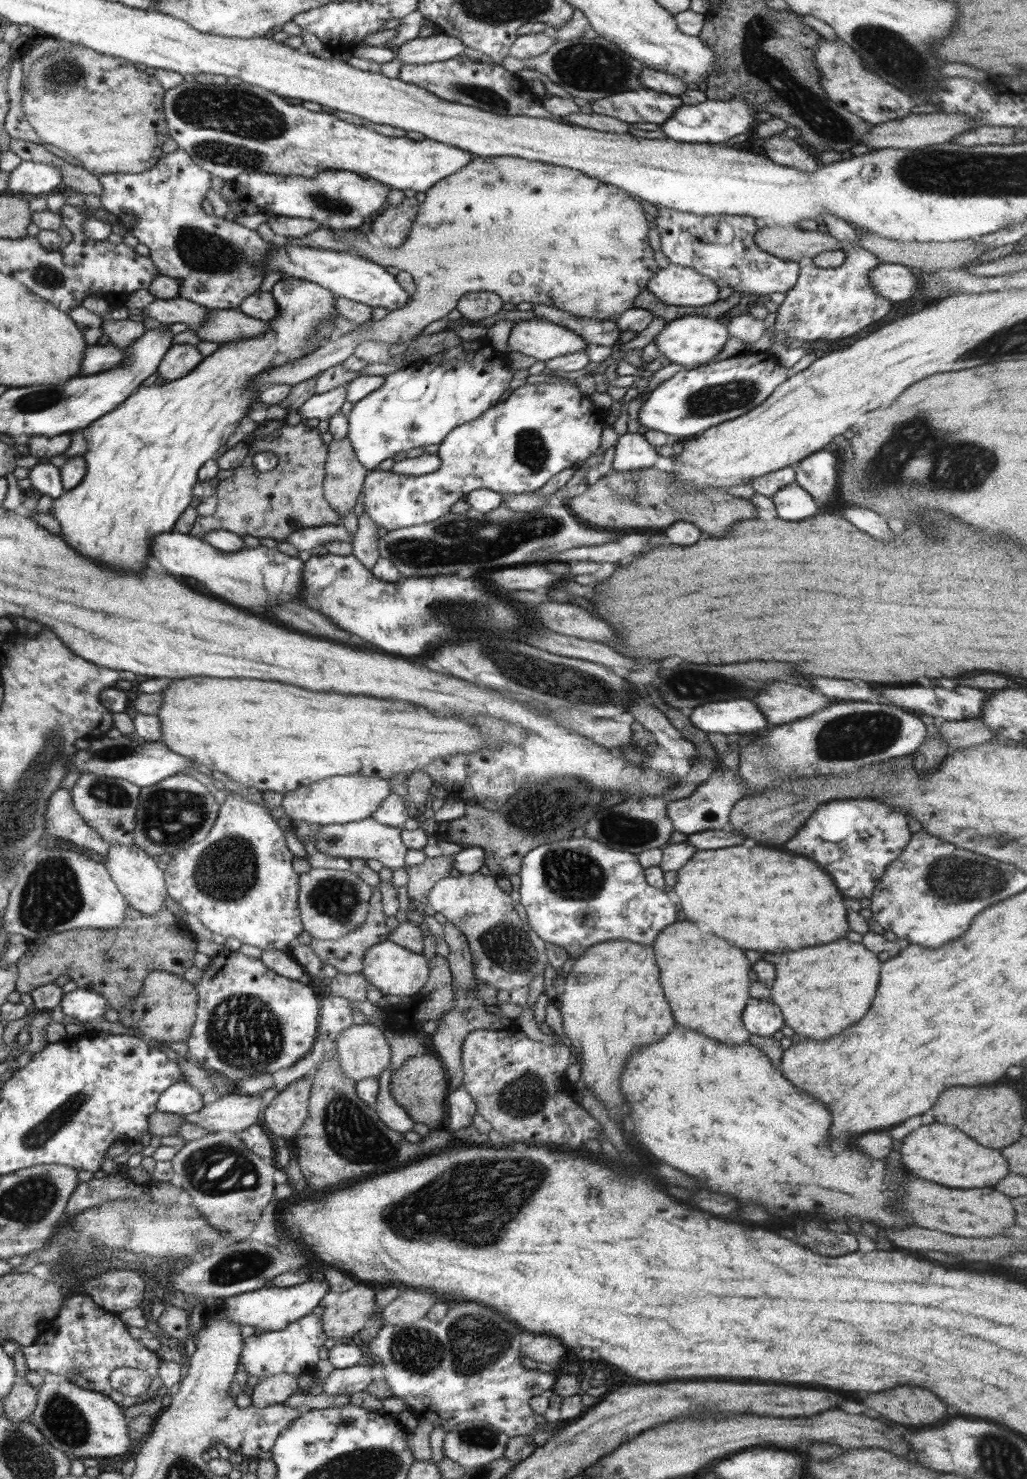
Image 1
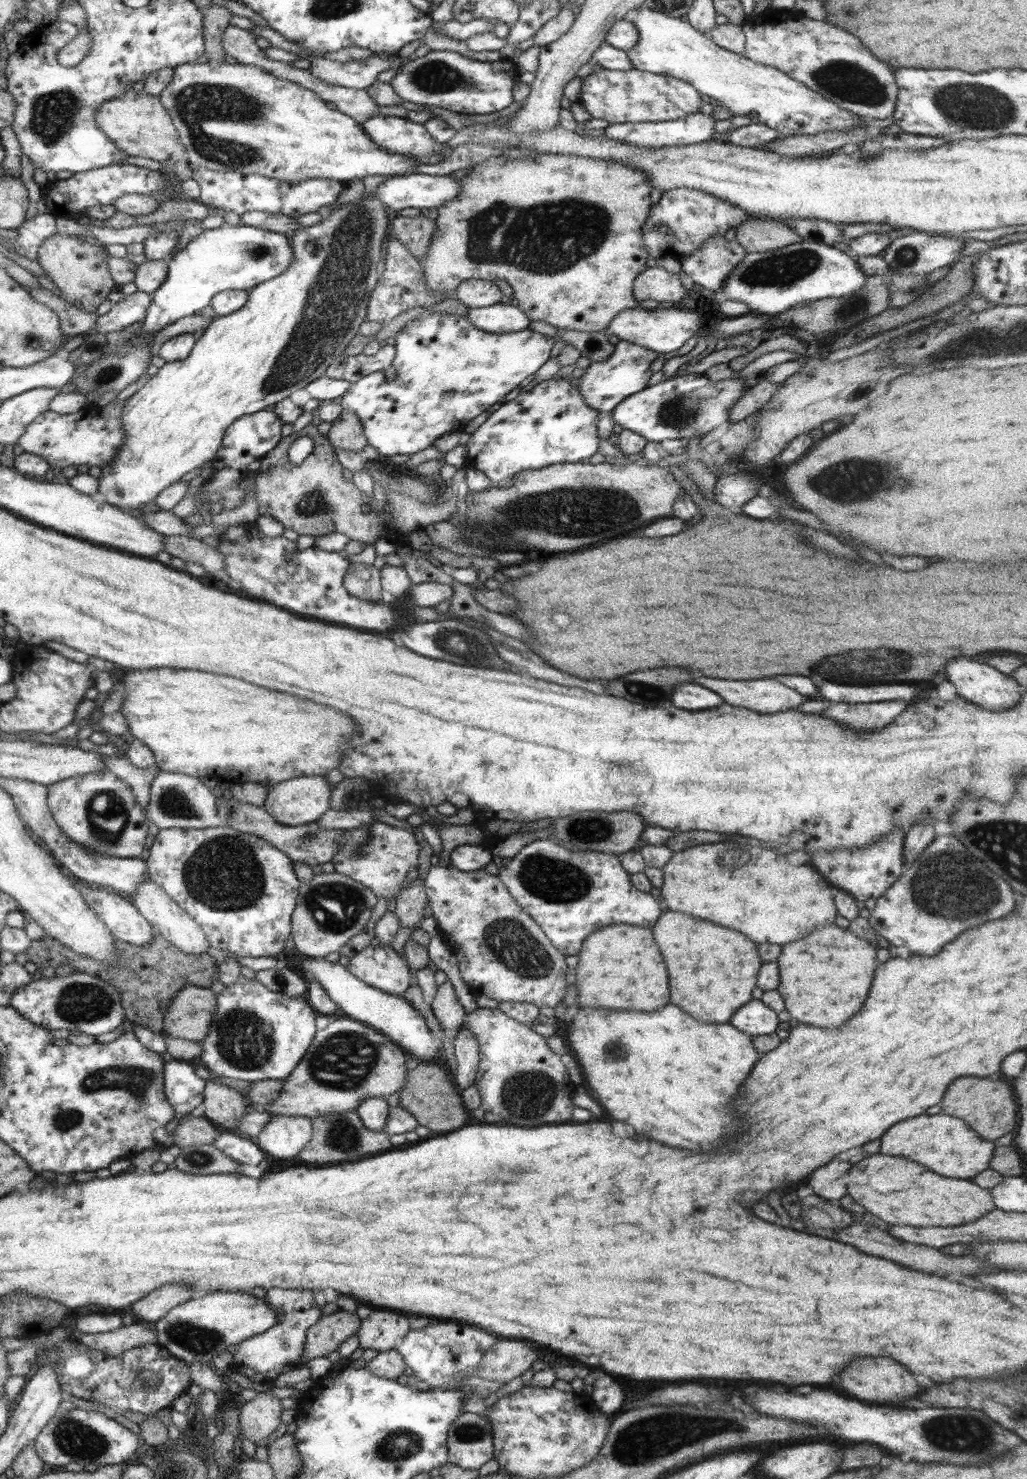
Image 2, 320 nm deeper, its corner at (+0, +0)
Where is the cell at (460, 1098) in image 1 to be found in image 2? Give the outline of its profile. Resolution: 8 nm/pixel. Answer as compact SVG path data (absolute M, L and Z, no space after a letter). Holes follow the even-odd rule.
M464 1026L455 1034L452 1046L454 1046L454 1056L458 1064L456 1074L452 1074L452 1078L461 1092L477 1080L480 1049L476 1036L468 1029L464 1029Z

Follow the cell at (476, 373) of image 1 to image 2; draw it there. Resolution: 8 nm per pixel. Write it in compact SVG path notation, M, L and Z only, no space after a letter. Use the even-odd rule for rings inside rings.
M428 312L420 318L416 318L410 322L408 321L408 323L396 333L395 339L394 347L396 348L396 356L394 362L392 362L392 367L396 370L396 379L392 380L392 382L388 382L388 380L386 380L385 372L370 374L364 376L361 381L352 383L352 386L348 387L348 390L341 396L341 408L354 412L354 414L360 418L368 444L372 445L379 452L382 461L395 454L416 454L416 452L428 448L436 438L440 438L441 436L444 436L444 434L450 434L450 432L456 430L463 430L468 422L483 412L486 412L494 404L502 401L502 398L504 398L506 394L512 392L514 388L518 388L528 376L534 375L536 371L539 370L548 359L550 359L550 356L552 356L552 348L555 341L553 338L544 336L544 334L533 331L530 328L518 332L491 333L472 324L467 316L448 312Z

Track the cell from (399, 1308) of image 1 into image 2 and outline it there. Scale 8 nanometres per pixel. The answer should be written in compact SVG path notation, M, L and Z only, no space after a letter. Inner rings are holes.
M372 1308L372 1314L364 1319L356 1337L364 1350L390 1351L399 1347L411 1332L411 1318L391 1310Z

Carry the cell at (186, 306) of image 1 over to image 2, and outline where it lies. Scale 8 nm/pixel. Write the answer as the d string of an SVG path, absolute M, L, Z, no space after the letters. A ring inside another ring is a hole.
M136 291L125 296L119 302L113 303L108 313L98 316L95 332L106 335L122 330L134 322L140 322L145 318L150 303L151 294L146 292Z

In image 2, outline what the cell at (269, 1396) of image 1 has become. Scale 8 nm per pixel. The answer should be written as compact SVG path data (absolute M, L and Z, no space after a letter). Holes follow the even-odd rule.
M258 1393L254 1399L245 1401L239 1414L241 1438L250 1440L258 1447L280 1426L280 1412L280 1398L270 1393Z

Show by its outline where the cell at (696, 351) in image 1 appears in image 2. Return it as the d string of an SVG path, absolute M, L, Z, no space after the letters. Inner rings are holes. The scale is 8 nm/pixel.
M638 306L619 312L611 320L608 332L620 340L648 348L661 355L679 350L687 340L702 331L705 323L698 318L696 312L686 312L678 308L644 309Z

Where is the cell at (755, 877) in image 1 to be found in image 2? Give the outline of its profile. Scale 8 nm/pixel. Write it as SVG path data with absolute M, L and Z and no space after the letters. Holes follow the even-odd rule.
M718 842L718 844L700 844L672 855L661 868L664 880L661 898L666 900L666 908L682 910L702 920L710 920L720 926L728 926L746 934L756 944L788 944L804 938L814 928L832 924L838 916L834 908L833 893L838 889L830 885L824 876L820 876L810 866L792 866L786 856L772 850L762 850L750 844L736 842Z

